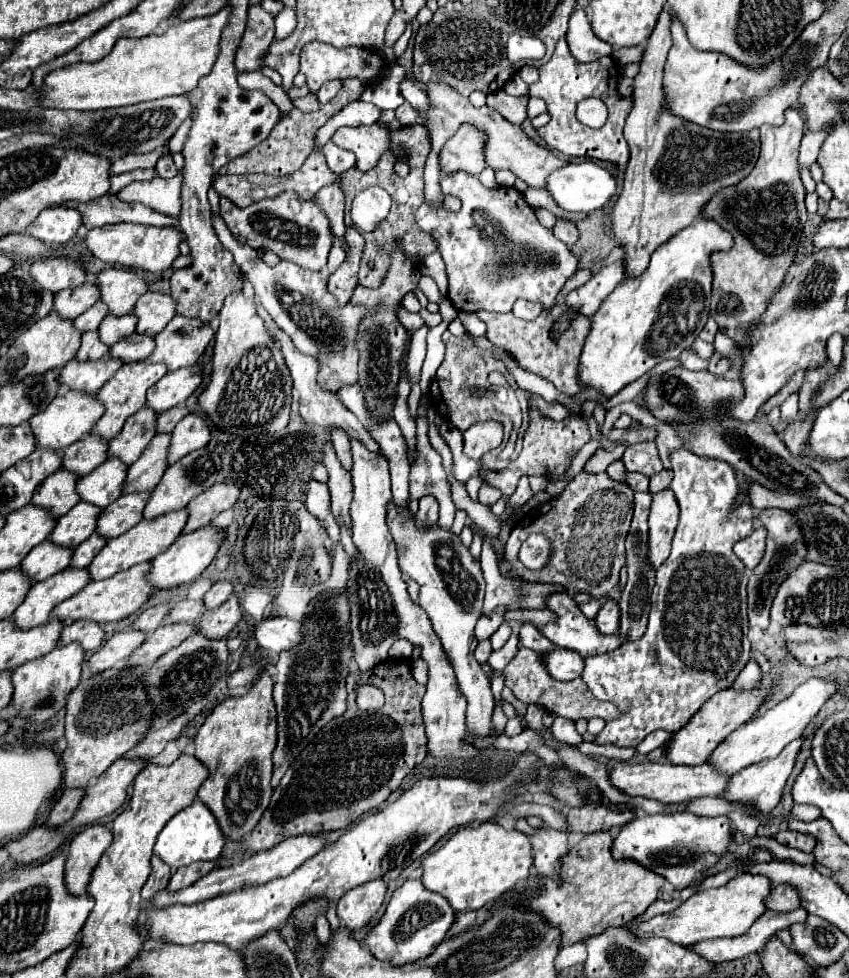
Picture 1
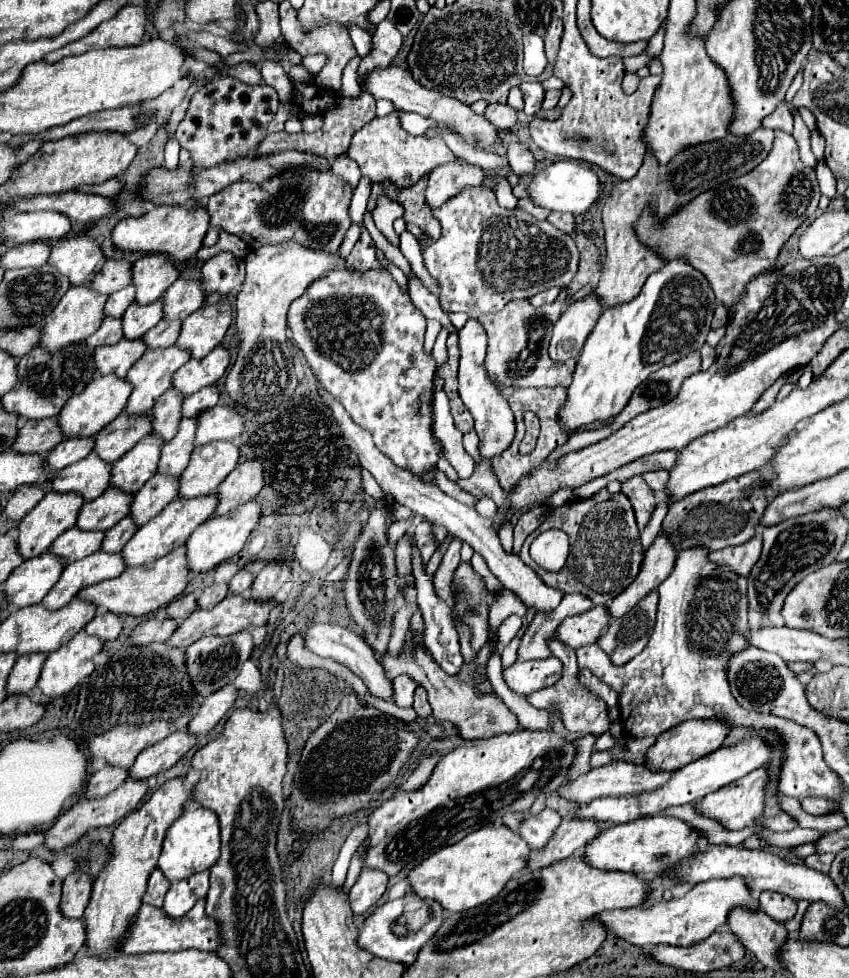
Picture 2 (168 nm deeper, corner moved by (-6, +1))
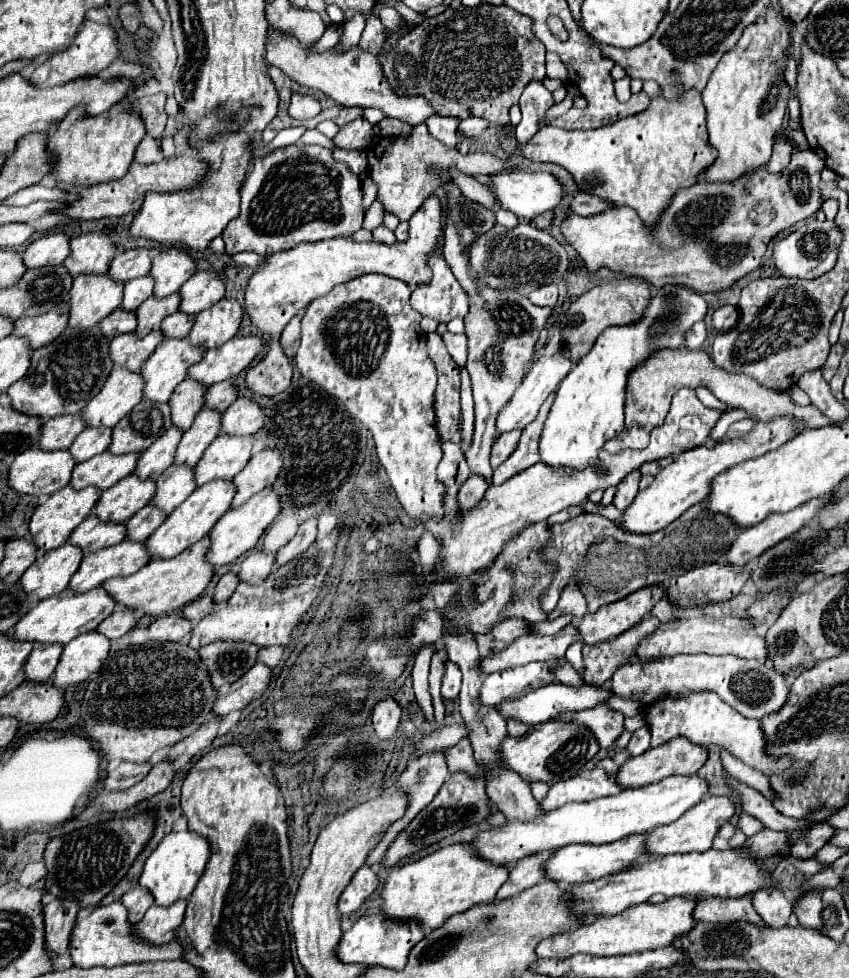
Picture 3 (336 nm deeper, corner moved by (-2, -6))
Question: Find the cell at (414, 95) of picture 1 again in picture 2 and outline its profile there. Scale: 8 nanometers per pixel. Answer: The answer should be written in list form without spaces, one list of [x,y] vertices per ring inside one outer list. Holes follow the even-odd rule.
[[[355,24],[351,26],[351,28],[347,28],[349,30],[349,34],[351,34],[351,40],[353,40],[353,44],[355,44],[355,48],[357,48],[357,54],[359,56],[363,56],[365,52],[369,52],[369,44],[371,44],[371,36],[363,30],[363,28],[357,28]]]

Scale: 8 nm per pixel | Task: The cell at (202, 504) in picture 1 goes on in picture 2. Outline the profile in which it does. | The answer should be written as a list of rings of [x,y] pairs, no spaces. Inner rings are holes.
[[[245,460],[239,464],[217,488],[219,506],[215,514],[227,514],[229,510],[253,500],[263,488],[263,464],[259,460]]]

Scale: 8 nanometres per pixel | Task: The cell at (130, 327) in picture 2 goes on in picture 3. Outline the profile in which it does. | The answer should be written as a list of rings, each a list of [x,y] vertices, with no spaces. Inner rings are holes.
[[[173,293],[169,297],[163,299],[155,299],[149,297],[145,303],[141,303],[141,307],[135,311],[137,315],[137,329],[133,331],[133,335],[137,337],[145,337],[147,333],[151,333],[155,327],[159,327],[161,319],[165,319],[167,315],[175,313],[179,307],[179,293]]]

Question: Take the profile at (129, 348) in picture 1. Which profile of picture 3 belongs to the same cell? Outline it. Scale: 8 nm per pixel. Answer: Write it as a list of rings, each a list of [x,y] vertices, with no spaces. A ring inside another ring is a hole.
[[[177,311],[177,313],[169,315],[167,319],[163,319],[159,329],[161,329],[165,339],[183,339],[183,337],[189,335],[189,331],[193,327],[193,321],[195,321],[195,317]]]

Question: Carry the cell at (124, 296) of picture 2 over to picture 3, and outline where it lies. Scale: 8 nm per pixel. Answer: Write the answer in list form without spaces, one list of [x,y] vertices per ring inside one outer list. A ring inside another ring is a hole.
[[[149,275],[139,277],[139,279],[133,279],[133,281],[125,283],[121,309],[123,311],[135,311],[151,295],[153,295],[153,279]]]

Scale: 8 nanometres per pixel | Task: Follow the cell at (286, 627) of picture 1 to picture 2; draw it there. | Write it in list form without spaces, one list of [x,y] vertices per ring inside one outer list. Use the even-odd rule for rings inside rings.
[[[311,624],[305,630],[305,644],[315,654],[319,654],[323,658],[333,658],[335,662],[339,662],[339,664],[347,666],[351,672],[355,672],[365,682],[365,686],[369,688],[369,692],[375,698],[387,700],[387,702],[395,702],[393,682],[385,676],[383,666],[377,662],[377,658],[373,656],[373,650],[367,646],[367,642],[359,634],[355,634],[349,628],[339,626],[339,624]]]

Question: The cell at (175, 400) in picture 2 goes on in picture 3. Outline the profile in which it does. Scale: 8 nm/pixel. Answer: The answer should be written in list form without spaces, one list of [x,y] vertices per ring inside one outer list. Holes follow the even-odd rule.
[[[185,379],[179,383],[169,399],[171,407],[171,421],[177,429],[187,431],[193,425],[197,411],[203,407],[203,393],[205,387],[201,383],[193,383],[193,379]]]

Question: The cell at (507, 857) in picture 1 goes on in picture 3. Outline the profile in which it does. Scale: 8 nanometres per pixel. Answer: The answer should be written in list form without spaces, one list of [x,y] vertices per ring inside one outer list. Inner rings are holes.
[[[469,843],[449,845],[439,849],[419,861],[407,863],[399,869],[393,869],[387,877],[387,883],[381,891],[383,913],[393,919],[421,919],[425,927],[437,929],[445,919],[465,913],[469,907],[479,903],[491,903],[497,895],[501,883],[505,883],[509,867],[493,867],[485,859],[477,859],[469,851]]]

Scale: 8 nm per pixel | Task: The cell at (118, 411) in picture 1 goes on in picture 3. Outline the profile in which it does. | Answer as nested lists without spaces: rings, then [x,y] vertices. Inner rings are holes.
[[[163,339],[141,369],[145,383],[143,399],[167,403],[173,389],[187,377],[187,369],[199,363],[203,353],[205,351],[193,347],[189,339]]]

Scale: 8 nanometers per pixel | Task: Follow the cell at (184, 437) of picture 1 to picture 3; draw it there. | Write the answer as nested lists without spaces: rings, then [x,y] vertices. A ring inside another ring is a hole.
[[[237,399],[221,413],[221,435],[253,435],[263,425],[263,409],[249,399]]]

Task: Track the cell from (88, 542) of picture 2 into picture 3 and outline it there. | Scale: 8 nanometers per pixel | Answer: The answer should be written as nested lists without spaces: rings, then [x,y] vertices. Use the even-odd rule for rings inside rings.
[[[87,517],[67,539],[67,543],[79,547],[83,555],[89,555],[93,551],[111,547],[121,543],[125,537],[125,525],[113,525],[113,523],[101,523],[97,517]]]

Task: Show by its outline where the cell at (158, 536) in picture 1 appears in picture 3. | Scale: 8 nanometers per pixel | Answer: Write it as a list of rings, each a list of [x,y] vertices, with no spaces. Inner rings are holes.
[[[211,481],[211,483],[205,483],[201,487],[197,487],[161,525],[159,529],[155,529],[147,541],[145,541],[145,547],[149,551],[149,557],[151,559],[169,559],[169,557],[175,557],[177,553],[181,553],[183,549],[191,547],[193,543],[197,543],[199,539],[203,539],[209,529],[217,523],[217,519],[231,507],[231,499],[235,495],[235,487],[231,481]]]

